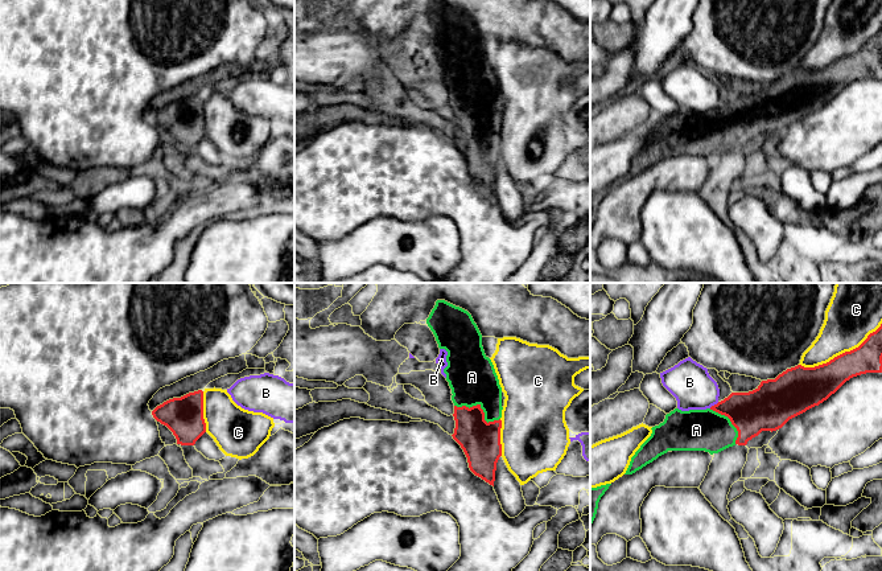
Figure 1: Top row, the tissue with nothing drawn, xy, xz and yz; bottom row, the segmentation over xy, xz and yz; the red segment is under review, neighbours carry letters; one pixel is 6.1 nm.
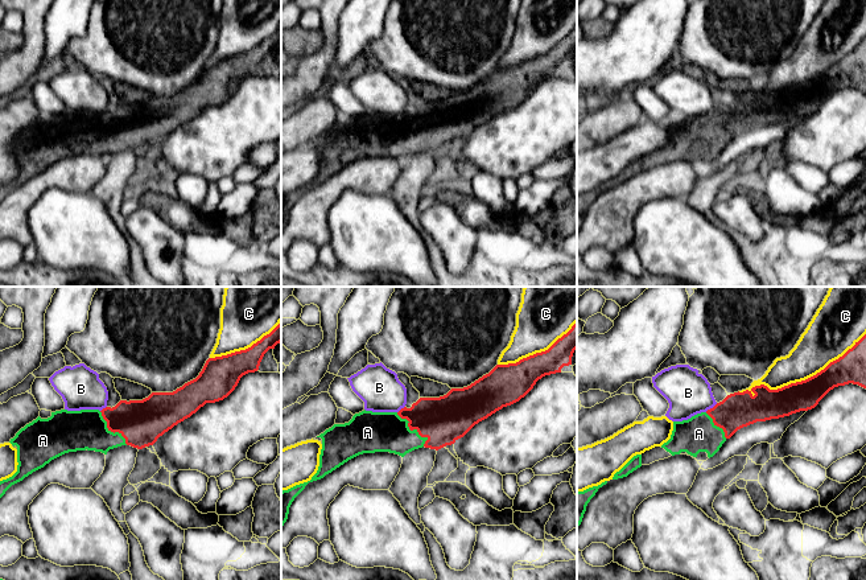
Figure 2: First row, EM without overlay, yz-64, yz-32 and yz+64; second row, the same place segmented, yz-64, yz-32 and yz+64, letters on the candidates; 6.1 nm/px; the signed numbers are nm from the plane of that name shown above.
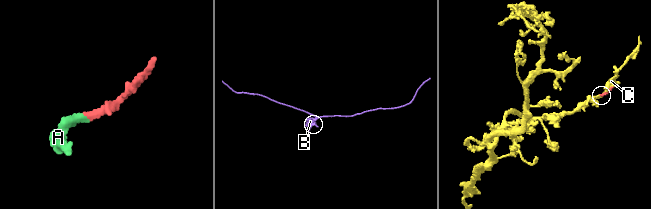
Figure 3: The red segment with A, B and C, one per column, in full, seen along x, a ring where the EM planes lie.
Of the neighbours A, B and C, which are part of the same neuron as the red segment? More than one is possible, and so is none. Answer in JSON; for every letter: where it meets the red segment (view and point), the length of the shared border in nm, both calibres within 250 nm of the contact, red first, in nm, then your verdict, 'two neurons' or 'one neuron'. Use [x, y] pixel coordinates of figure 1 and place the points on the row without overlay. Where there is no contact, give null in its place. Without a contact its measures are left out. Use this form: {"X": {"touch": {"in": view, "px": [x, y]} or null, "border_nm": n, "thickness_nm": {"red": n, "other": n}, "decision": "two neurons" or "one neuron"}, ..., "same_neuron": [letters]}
{"A": {"touch": {"in": "xz", "px": [479, 111]}, "border_nm": 300, "thickness_nm": {"red": 240, "other": 300}, "decision": "one neuron"}, "B": {"touch": {"in": "yz", "px": [714, 109]}, "border_nm": 70, "thickness_nm": {"red": 260, "other": 260}, "decision": "two neurons"}, "C": {"touch": {"in": "yz", "px": [840, 58]}, "border_nm": 550, "thickness_nm": {"red": 220, "other": 300}, "decision": "two neurons"}, "same_neuron": ["A"]}

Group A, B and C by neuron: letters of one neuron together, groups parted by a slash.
A / B / C

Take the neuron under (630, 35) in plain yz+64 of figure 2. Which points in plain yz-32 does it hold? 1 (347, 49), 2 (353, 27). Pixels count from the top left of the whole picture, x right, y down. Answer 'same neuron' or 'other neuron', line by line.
1: same neuron
2: same neuron

